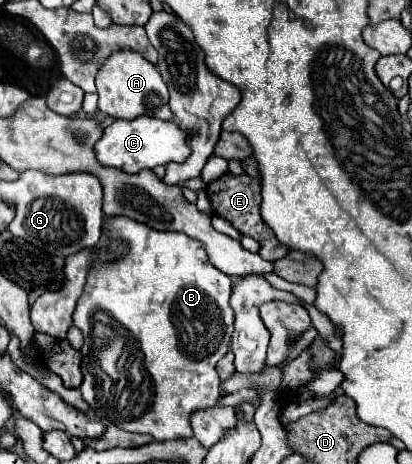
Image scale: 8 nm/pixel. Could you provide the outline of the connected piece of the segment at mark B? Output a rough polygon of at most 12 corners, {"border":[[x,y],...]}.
{"border":[[110,217],[74,311],[84,401],[156,441],[220,397],[232,279]]}

